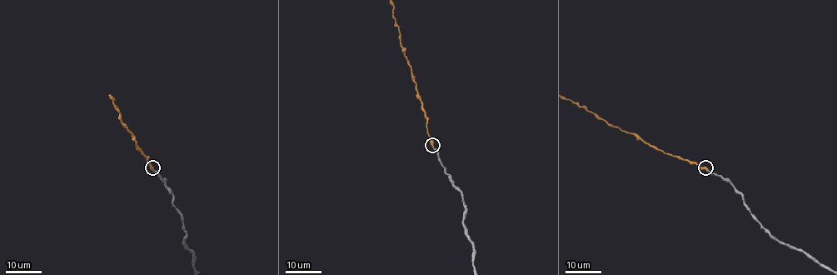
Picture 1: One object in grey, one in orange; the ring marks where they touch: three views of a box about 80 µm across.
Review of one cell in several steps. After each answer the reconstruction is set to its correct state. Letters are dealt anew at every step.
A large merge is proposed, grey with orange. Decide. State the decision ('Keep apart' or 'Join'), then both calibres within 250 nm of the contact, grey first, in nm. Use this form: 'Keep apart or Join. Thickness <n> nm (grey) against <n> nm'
Join. Thickness 360 nm (grey) against 550 nm

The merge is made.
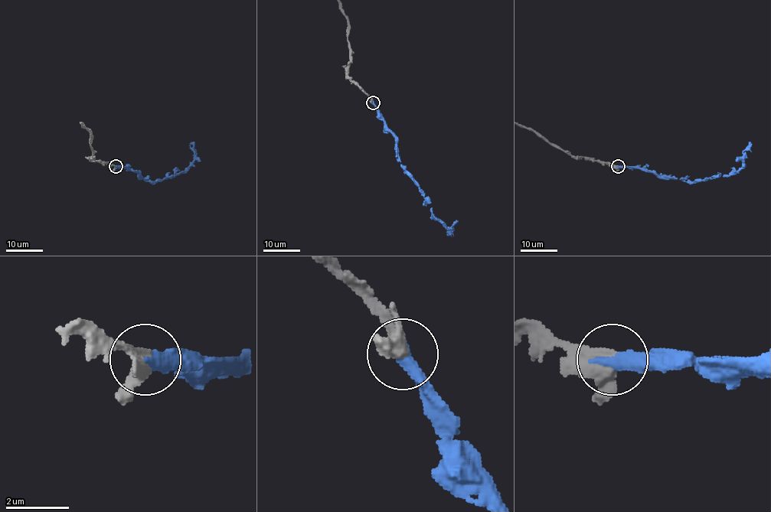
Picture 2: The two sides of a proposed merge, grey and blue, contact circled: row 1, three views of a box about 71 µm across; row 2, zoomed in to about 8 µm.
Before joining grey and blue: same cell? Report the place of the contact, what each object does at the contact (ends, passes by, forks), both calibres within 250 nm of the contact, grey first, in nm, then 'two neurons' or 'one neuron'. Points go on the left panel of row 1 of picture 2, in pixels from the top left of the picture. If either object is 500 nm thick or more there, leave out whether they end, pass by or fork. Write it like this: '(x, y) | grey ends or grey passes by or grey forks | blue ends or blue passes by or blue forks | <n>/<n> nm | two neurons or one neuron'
(115, 166) | grey passes by | blue ends | 440/480 nm | one neuron

